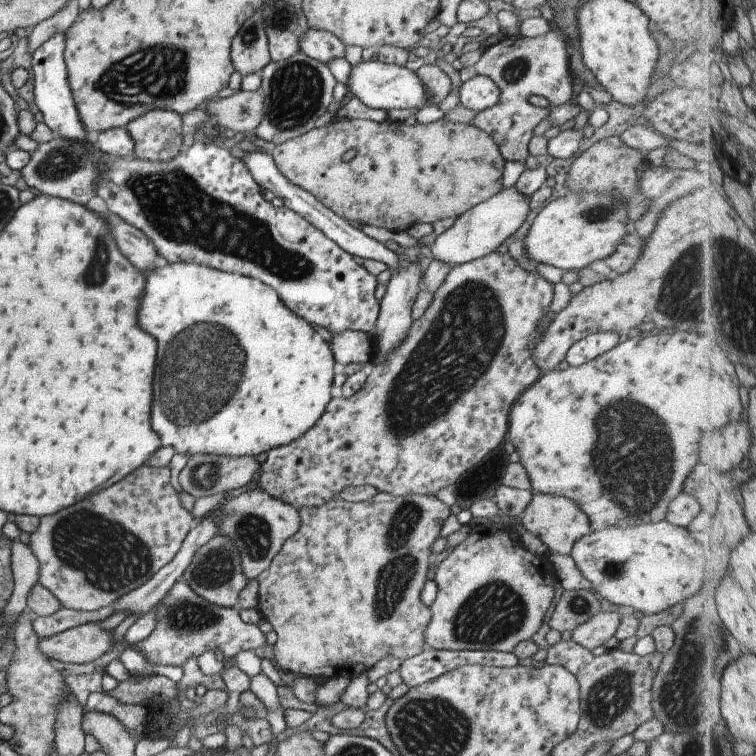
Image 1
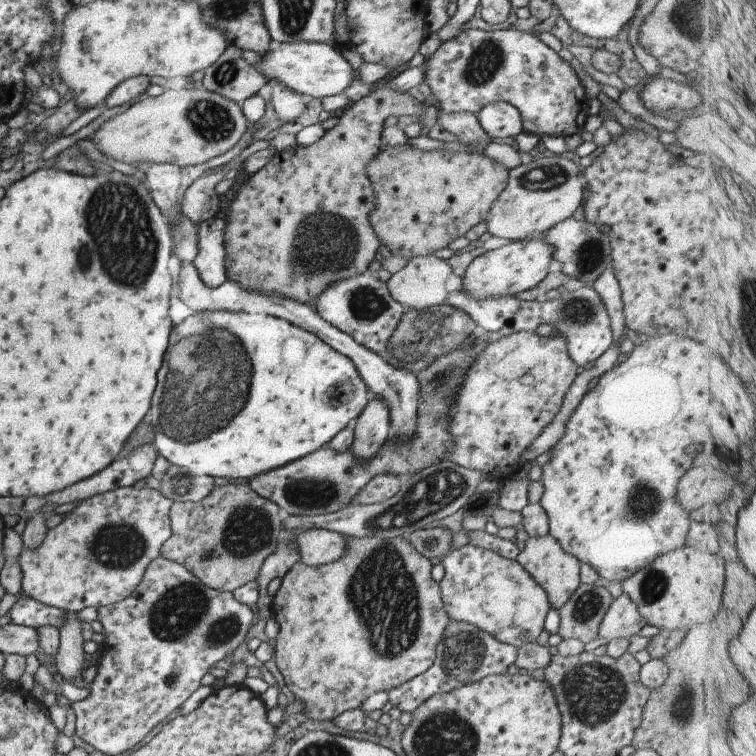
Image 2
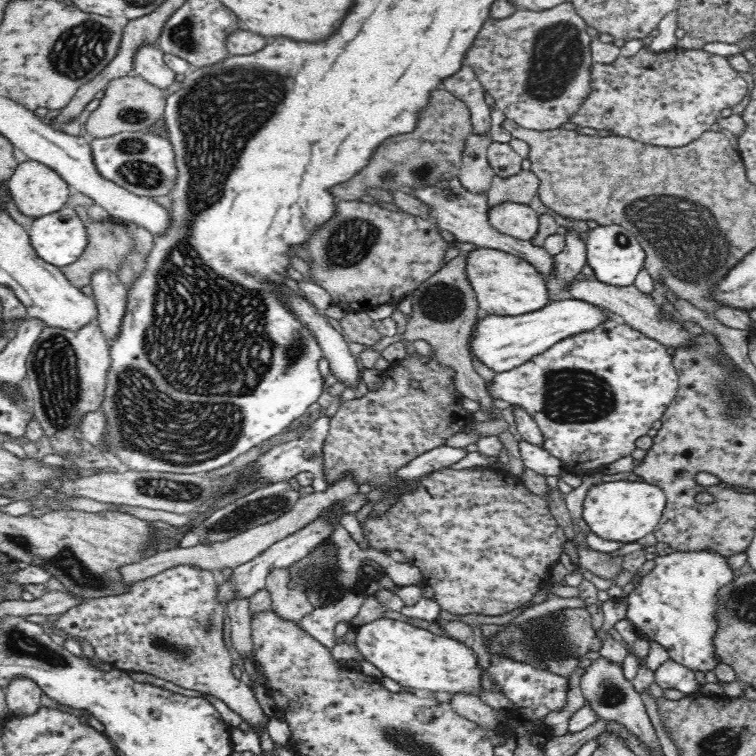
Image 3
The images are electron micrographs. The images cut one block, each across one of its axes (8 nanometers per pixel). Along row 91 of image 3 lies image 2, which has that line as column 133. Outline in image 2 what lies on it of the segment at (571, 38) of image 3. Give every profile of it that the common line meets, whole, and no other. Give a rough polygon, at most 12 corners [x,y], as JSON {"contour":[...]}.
{"contour":[[146,486],[84,498],[17,562],[21,596],[123,600],[169,538]]}

